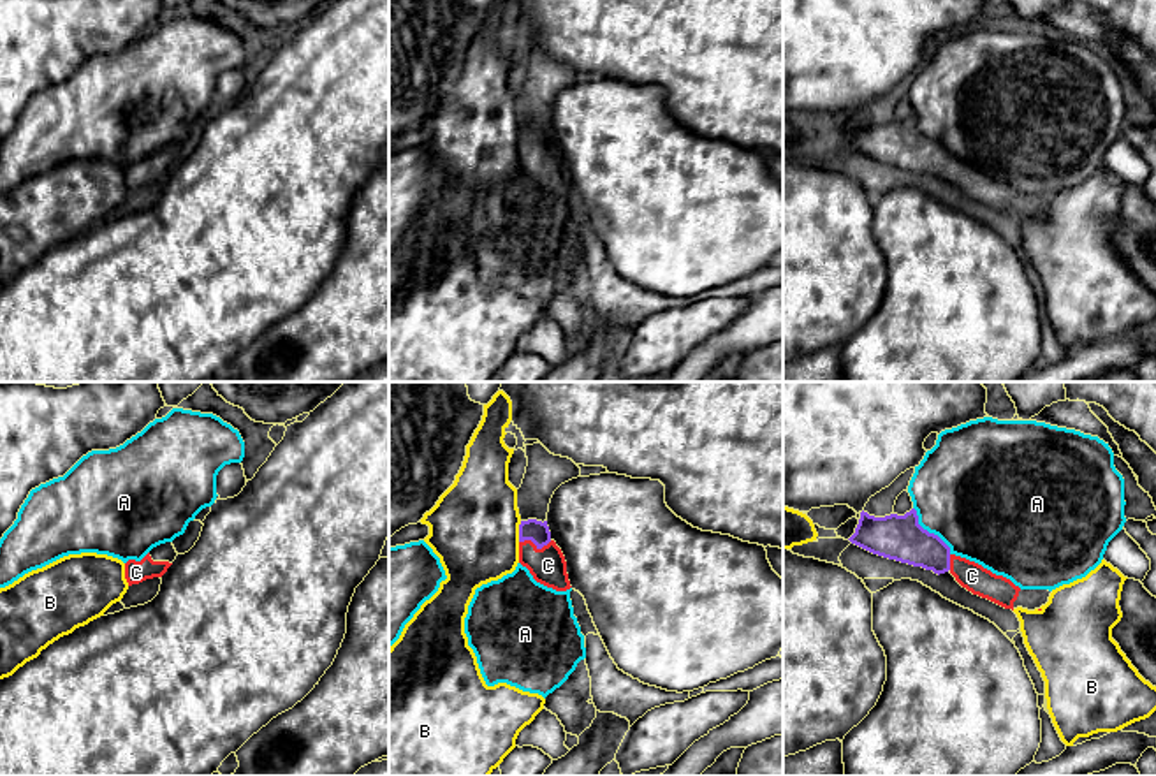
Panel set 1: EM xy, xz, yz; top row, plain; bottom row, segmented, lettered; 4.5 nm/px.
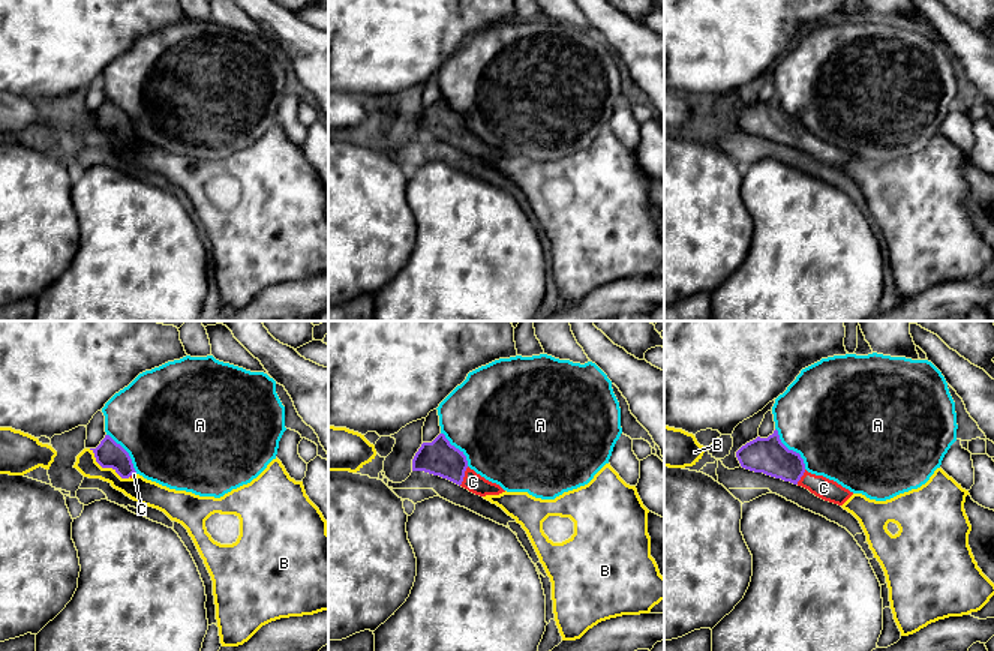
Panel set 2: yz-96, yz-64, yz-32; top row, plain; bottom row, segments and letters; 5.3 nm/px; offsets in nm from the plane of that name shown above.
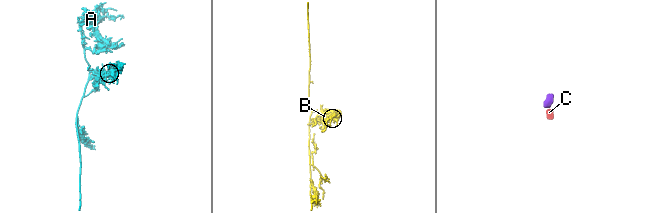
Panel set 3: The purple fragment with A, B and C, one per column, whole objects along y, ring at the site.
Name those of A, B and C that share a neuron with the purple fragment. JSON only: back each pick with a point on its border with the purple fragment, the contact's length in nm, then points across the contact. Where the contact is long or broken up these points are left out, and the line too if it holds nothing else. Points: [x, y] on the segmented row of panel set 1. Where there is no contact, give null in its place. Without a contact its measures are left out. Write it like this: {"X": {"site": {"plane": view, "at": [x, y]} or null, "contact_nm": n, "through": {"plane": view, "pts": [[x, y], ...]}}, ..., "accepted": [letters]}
{"C": {"site": {"plane": "xz", "at": [535, 544]}, "contact_nm": 150, "through": {"plane": "xz", "pts": [[537, 532], [535, 544], [548, 565]]}}, "accepted": ["C"]}

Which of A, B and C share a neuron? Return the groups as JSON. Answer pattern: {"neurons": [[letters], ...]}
{"neurons": [["A"], ["B"], ["C"]]}

